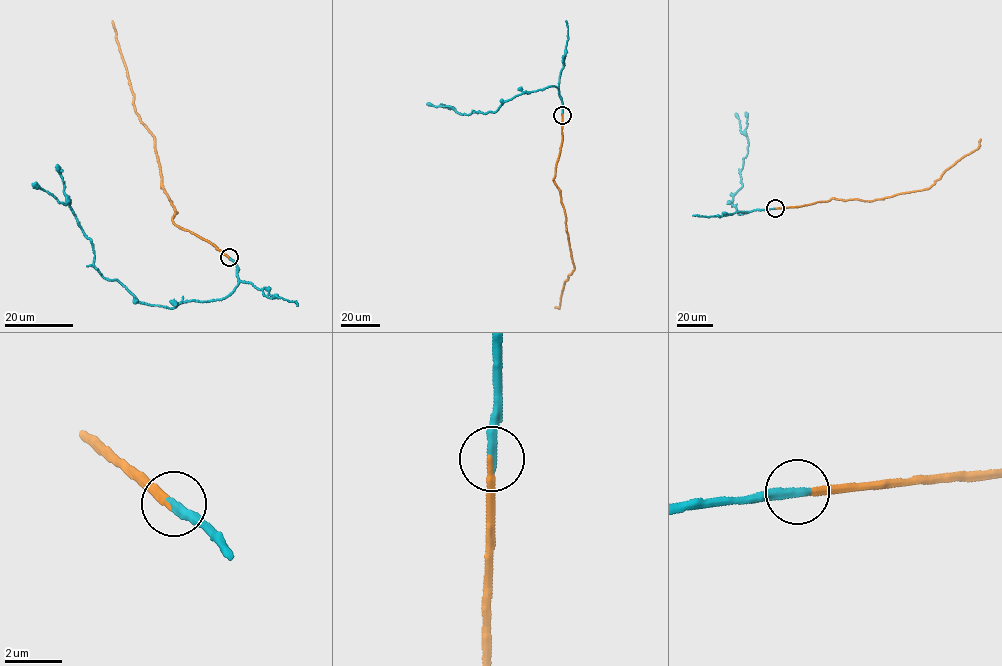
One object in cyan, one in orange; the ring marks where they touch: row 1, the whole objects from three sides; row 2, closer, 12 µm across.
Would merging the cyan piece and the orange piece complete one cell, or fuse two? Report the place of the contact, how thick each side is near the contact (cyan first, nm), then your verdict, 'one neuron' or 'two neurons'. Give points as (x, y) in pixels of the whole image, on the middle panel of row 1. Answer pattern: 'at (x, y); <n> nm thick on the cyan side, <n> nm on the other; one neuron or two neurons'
at (562, 115); 360 nm thick on the cyan side, 240 nm on the other; one neuron

